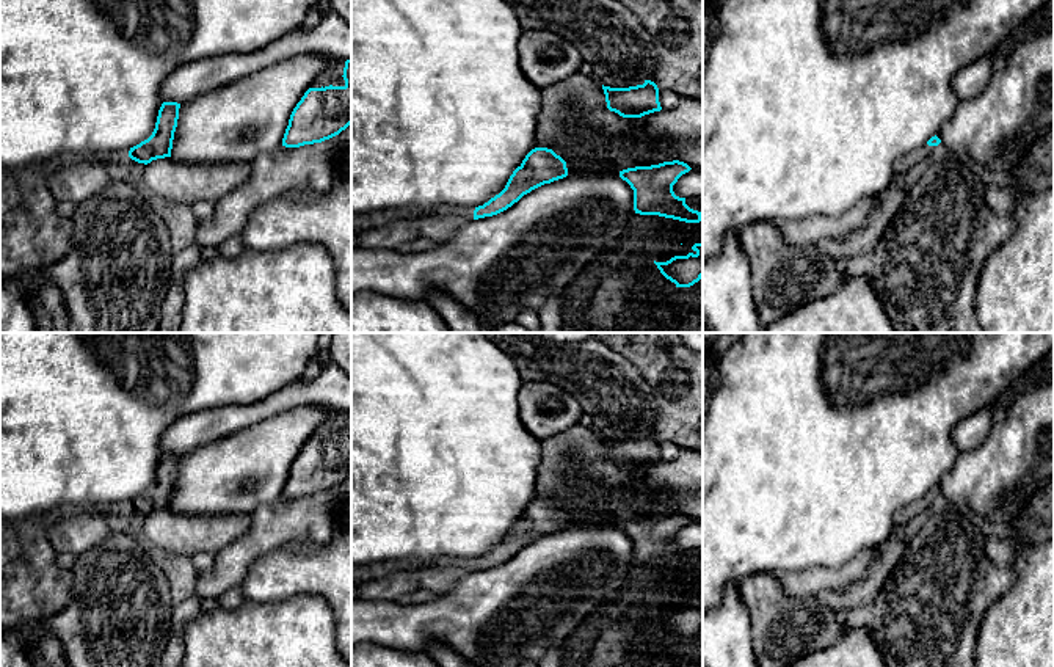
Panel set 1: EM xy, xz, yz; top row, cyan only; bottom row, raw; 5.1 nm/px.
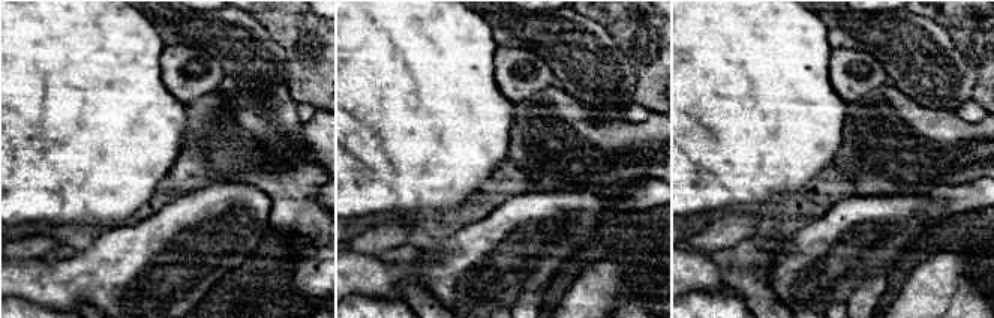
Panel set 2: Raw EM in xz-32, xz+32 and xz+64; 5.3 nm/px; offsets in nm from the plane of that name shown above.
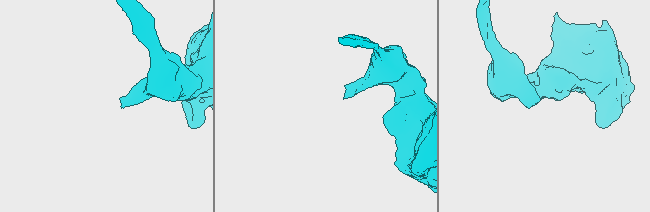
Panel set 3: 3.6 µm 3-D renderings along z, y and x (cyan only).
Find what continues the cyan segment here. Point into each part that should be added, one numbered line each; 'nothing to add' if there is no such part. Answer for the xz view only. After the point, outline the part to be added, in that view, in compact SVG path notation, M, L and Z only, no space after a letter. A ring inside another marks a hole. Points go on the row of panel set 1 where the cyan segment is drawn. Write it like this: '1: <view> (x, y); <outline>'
1: xz (465, 214); M475 207L461 209L458 213L458 221L474 220L474 210L475 210Z

